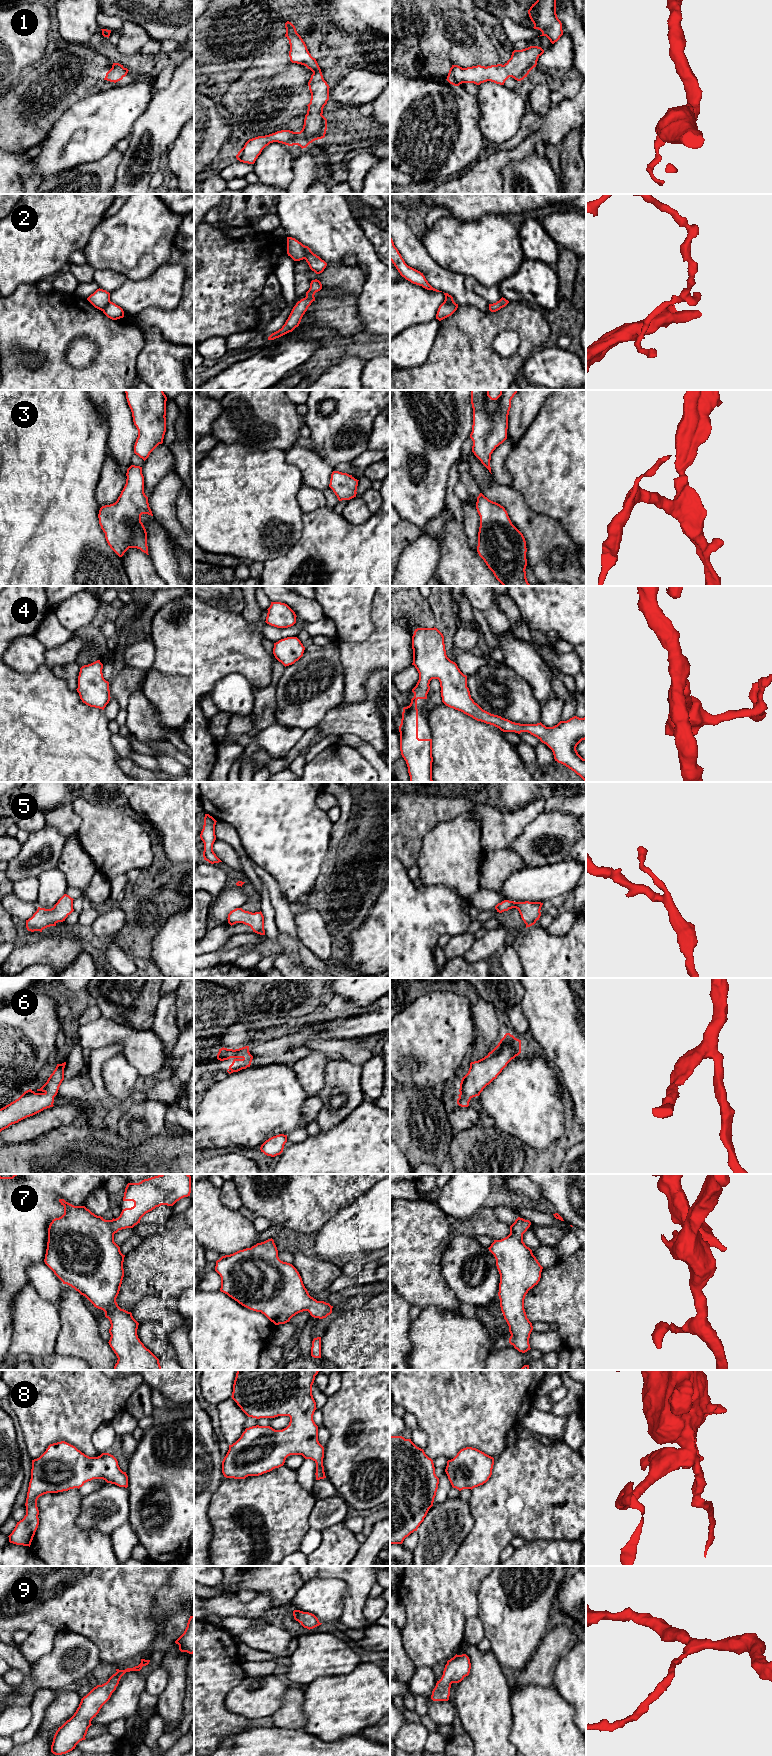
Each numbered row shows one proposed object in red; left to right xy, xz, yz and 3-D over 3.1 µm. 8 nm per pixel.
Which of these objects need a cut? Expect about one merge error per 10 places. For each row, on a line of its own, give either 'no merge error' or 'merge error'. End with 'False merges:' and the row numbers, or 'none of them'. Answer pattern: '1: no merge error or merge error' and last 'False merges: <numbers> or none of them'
1: no merge error
2: merge error
3: no merge error
4: no merge error
5: no merge error
6: no merge error
7: no merge error
8: no merge error
9: no merge error
False merges: 2

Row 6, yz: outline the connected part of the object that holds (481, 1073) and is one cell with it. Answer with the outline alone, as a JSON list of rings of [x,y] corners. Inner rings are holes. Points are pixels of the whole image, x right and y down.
[[[506,1033],[498,1045],[484,1058],[470,1063],[468,1073],[460,1083],[457,1104],[468,1107],[473,1097],[479,1096],[507,1064],[521,1053],[521,1040]]]

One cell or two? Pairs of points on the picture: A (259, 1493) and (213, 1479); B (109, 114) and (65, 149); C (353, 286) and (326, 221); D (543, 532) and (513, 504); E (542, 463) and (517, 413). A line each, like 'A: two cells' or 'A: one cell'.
A: two cells
B: one cell
C: two cells
D: one cell
E: two cells

